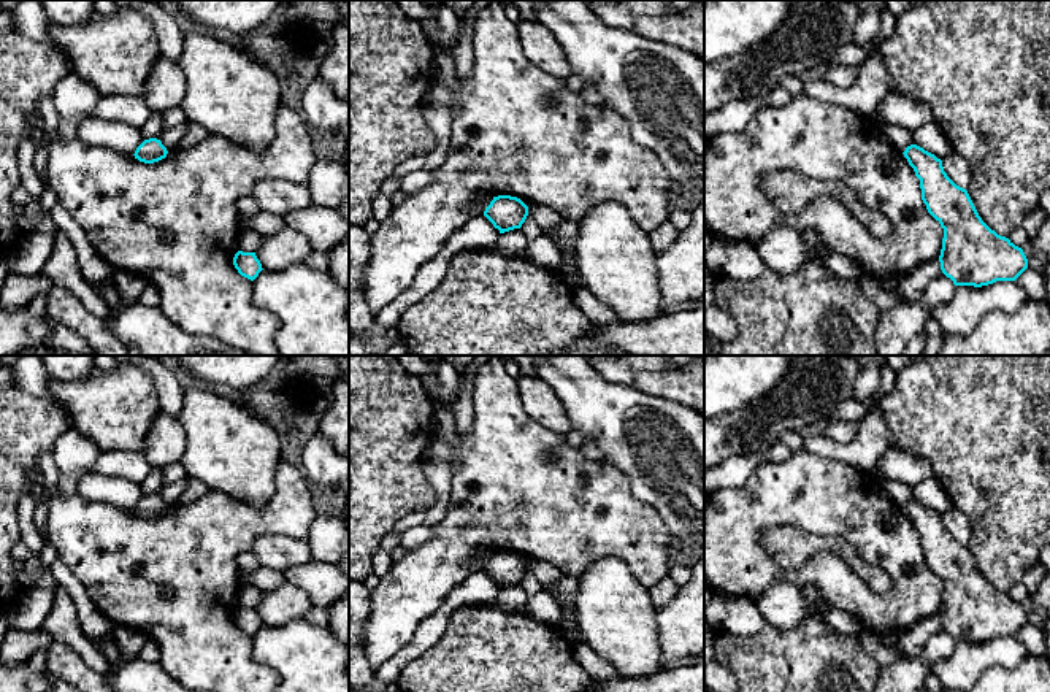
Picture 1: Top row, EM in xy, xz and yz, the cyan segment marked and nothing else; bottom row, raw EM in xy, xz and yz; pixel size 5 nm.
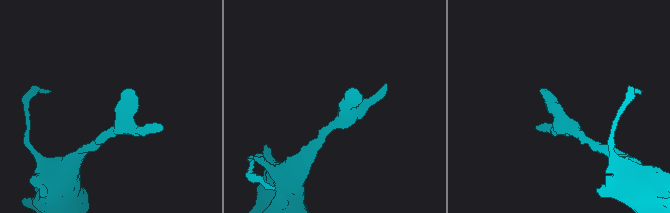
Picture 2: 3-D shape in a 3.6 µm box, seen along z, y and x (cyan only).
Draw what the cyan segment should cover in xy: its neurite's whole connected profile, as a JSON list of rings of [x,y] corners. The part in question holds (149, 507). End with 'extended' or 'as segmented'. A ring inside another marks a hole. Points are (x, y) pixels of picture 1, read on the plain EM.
[[[157,494],[144,495],[135,506],[135,514],[144,519],[154,519],[165,514],[168,509],[167,503]]] | as segmented

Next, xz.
[[[498,551],[485,563],[484,571],[500,589],[504,589],[522,582],[528,571],[528,562],[517,552]]] | as segmented

